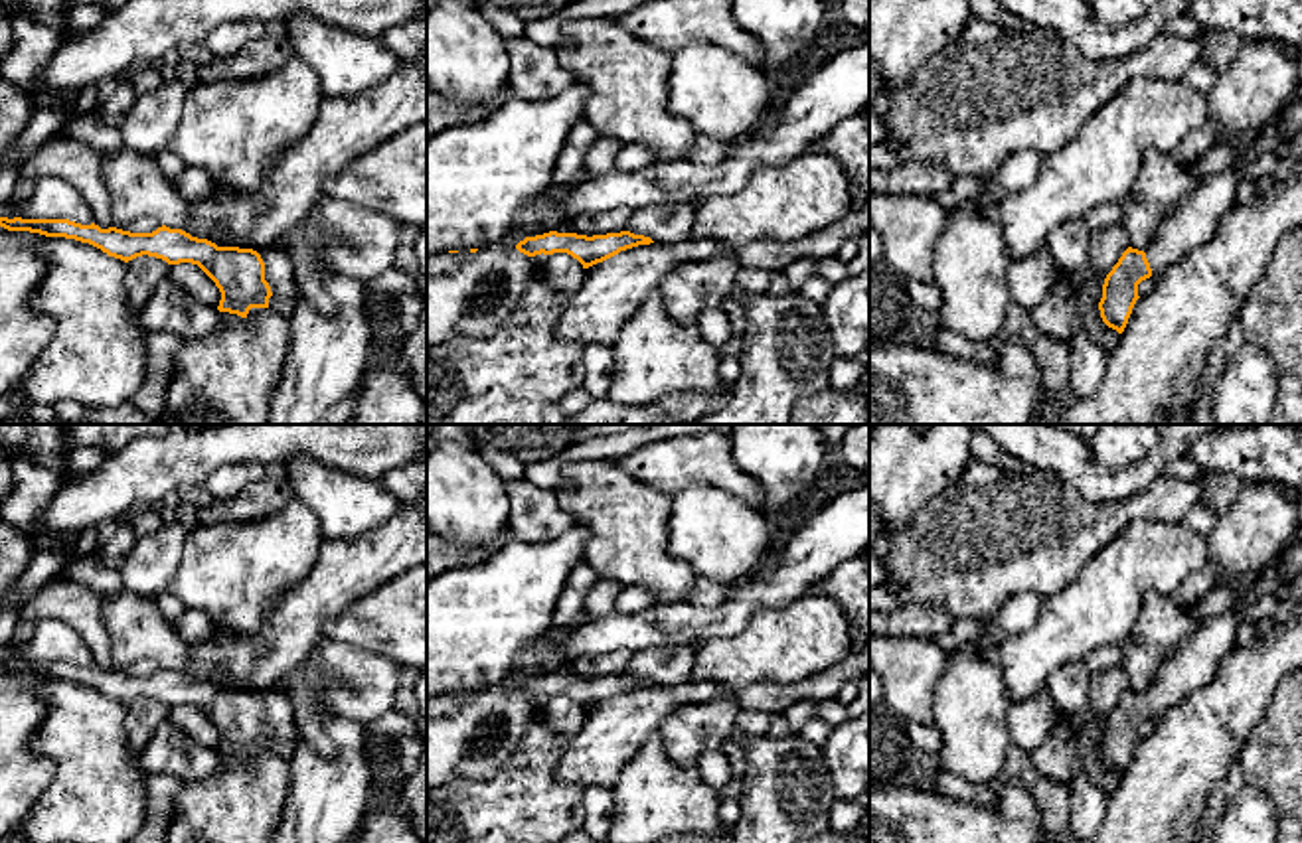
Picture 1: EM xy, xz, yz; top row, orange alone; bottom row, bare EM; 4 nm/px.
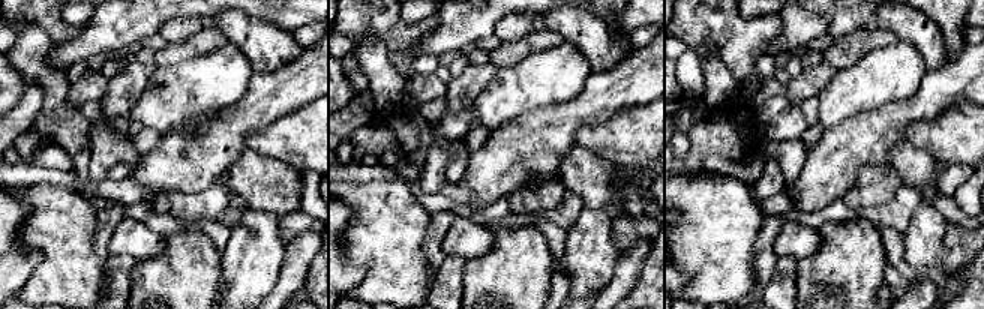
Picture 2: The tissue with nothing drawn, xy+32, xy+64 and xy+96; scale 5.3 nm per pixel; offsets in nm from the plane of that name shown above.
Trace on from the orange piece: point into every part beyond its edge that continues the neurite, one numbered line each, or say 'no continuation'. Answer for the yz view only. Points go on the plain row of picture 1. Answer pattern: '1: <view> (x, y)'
1: yz (1198, 658)

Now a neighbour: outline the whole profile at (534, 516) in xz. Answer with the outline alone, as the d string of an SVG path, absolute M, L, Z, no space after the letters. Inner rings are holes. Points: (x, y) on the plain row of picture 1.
M526 478L506 484L510 499L508 527L526 543L547 543L577 525L555 498L553 490L537 488Z

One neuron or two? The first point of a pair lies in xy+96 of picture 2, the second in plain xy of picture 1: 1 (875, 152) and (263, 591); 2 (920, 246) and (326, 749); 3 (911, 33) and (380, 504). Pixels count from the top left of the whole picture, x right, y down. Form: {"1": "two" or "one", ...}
{"1": "two", "2": "two", "3": "one"}

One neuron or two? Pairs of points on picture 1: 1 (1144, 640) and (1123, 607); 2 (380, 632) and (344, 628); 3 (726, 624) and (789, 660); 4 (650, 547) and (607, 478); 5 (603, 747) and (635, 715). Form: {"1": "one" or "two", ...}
{"1": "two", "2": "one", "3": "two", "4": "one", "5": "one"}

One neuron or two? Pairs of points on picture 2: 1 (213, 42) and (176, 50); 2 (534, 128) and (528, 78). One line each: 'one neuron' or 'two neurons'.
1: one neuron
2: two neurons

